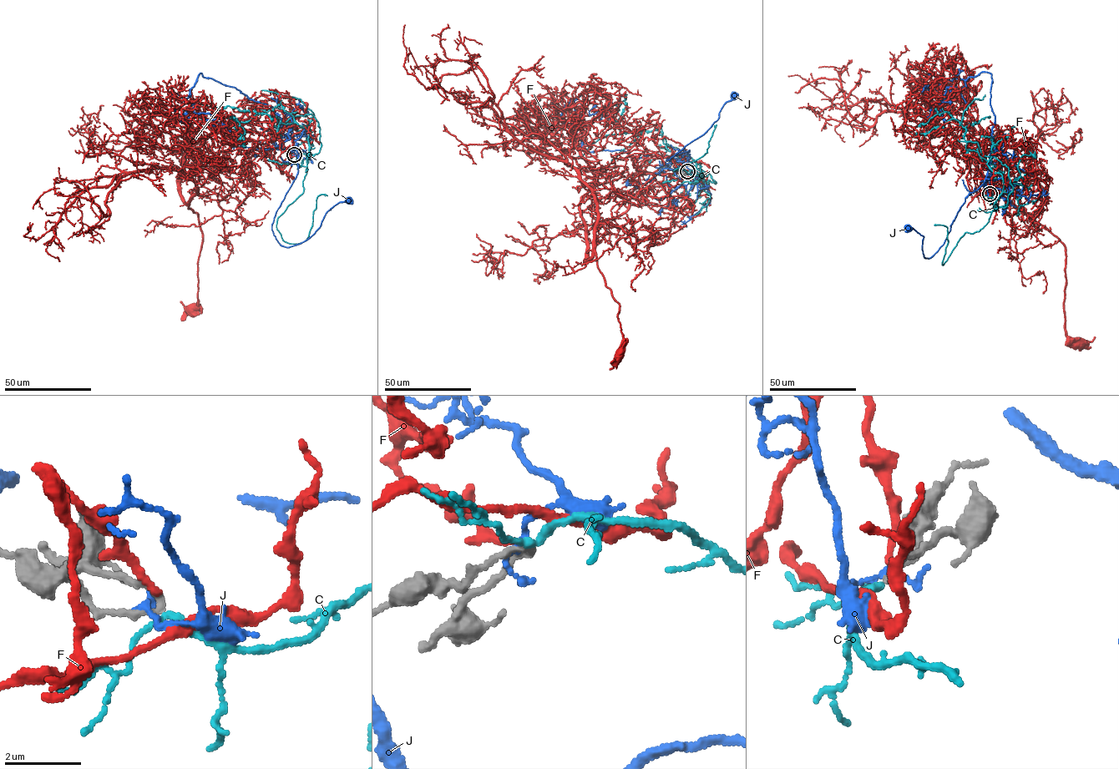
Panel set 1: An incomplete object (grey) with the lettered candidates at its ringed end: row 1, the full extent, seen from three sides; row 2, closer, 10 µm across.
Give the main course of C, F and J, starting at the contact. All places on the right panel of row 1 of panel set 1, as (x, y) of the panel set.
C: (989, 194), (994, 209), (1006, 206), (1009, 169), (966, 141), (960, 124), (969, 103), (984, 94)
F: (989, 193), (985, 147), (1010, 140), (1035, 155), (1045, 198), (1028, 215), (1065, 247), (1065, 334), (1079, 342)
J: (989, 193), (984, 184), (969, 193), (945, 240), (929, 258), (923, 253), (924, 236), (908, 229)

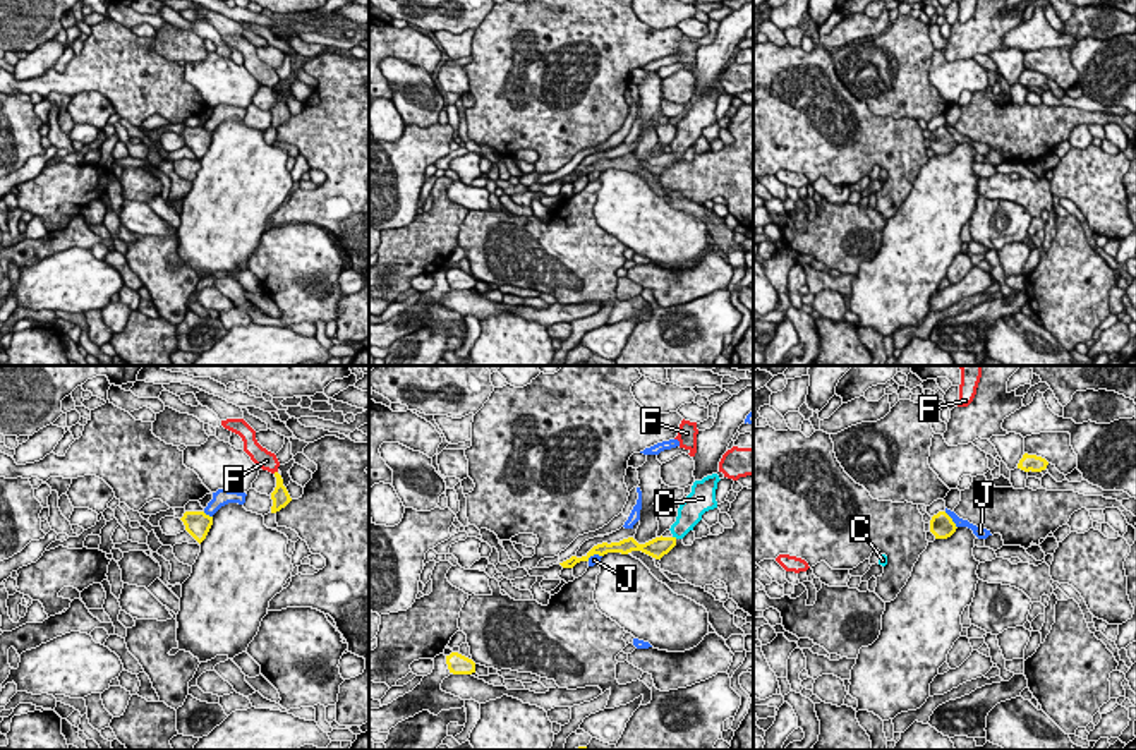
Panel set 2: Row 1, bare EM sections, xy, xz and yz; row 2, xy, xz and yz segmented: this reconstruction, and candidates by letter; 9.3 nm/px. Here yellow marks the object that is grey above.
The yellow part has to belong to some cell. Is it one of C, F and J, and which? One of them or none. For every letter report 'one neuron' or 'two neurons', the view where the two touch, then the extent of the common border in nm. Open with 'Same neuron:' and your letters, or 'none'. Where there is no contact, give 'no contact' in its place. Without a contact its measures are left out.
Same neuron: C
C: one neuron | no contact
F: two neurons | no contact
J: two neurons | yz | 200 nm

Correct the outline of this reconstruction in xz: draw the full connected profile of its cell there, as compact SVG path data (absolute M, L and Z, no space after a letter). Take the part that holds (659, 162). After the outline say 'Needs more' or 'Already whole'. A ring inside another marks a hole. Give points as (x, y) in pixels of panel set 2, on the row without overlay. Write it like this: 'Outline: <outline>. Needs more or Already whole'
Outline: M712 89L704 93L702 96L695 96L692 101L692 108L685 113L685 117L678 124L676 137L671 141L671 153L656 153L645 160L638 160L633 153L623 154L619 158L602 158L594 161L585 172L559 178L563 184L573 184L580 177L589 177L590 172L599 170L604 172L607 168L621 168L628 170L631 166L642 166L656 175L661 175L668 170L678 154L683 154L693 142L702 136L702 130L709 125L717 124L716 105L719 98L719 91Z. Needs more

